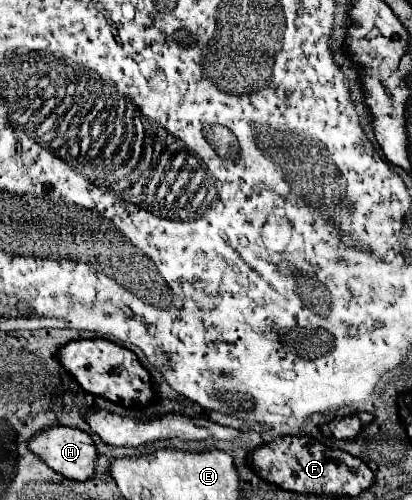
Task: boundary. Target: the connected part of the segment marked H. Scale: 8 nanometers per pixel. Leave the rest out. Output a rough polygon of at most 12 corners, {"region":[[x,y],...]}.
{"region":[[69,426],[37,434],[29,448],[55,472],[93,476],[93,438]]}

